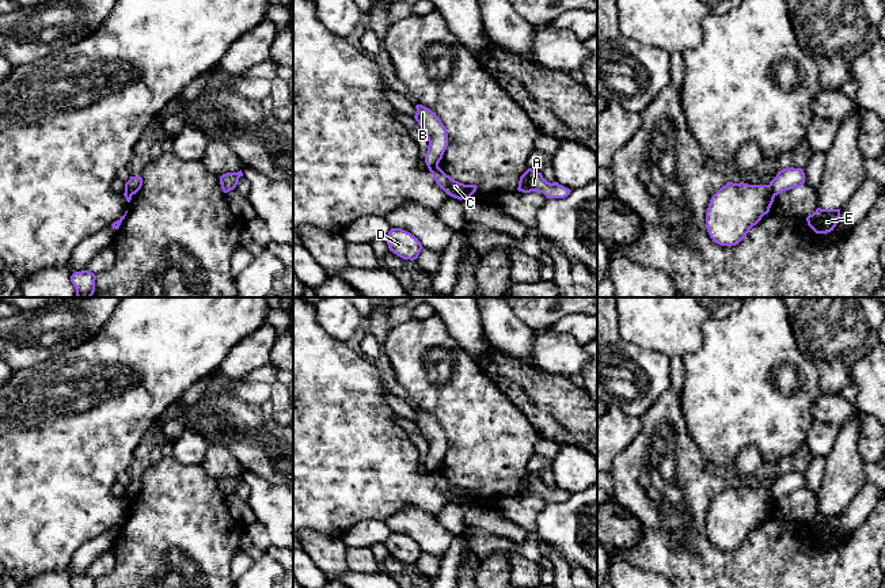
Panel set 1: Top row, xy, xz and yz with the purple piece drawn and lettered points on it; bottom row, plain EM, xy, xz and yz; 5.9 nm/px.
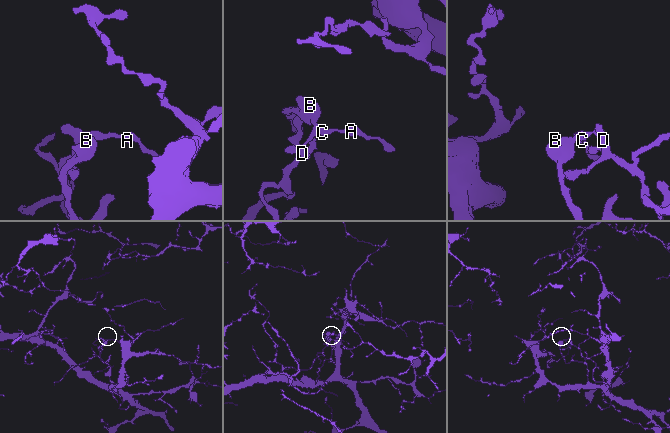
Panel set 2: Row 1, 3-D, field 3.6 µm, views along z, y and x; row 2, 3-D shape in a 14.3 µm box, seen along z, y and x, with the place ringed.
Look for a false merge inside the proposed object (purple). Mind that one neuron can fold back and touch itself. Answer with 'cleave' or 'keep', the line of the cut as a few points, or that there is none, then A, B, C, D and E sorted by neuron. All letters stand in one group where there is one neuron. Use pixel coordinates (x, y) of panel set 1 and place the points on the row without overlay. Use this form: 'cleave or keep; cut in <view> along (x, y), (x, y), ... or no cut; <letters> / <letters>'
cleave; cut in yz along (767, 489), (774, 500); A C D E / B

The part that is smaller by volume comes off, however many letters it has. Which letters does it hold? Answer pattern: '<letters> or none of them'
A, C, D, E

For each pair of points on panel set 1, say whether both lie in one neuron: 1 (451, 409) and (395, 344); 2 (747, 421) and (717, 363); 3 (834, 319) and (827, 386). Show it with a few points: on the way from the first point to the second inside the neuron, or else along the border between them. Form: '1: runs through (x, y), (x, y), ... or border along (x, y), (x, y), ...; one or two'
1: runs through (436, 393), (426, 383), (426, 375), (411, 360); one
2: runs through (747, 406), (747, 393), (732, 378); one
3: runs through (832, 336), (832, 370); one

